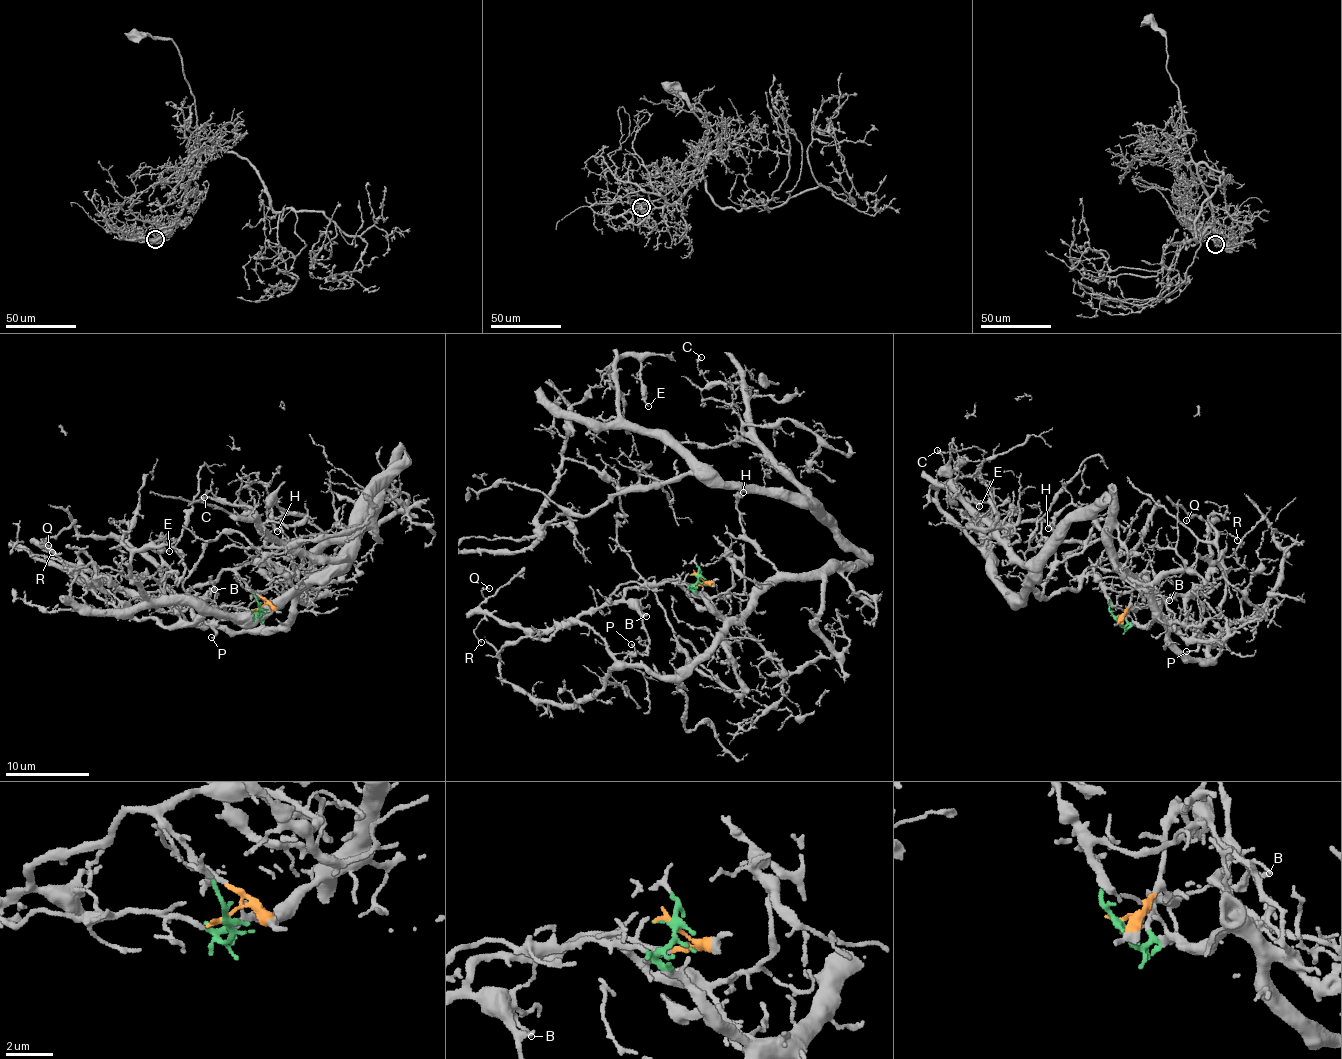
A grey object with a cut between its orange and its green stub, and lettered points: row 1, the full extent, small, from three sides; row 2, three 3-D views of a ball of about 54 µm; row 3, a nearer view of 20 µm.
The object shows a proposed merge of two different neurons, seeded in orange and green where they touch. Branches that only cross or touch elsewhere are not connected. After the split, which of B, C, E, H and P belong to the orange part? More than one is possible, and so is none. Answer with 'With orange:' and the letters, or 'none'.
With orange: B, P

